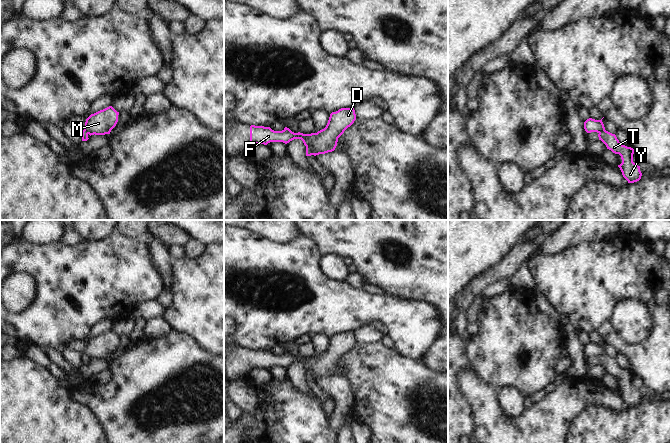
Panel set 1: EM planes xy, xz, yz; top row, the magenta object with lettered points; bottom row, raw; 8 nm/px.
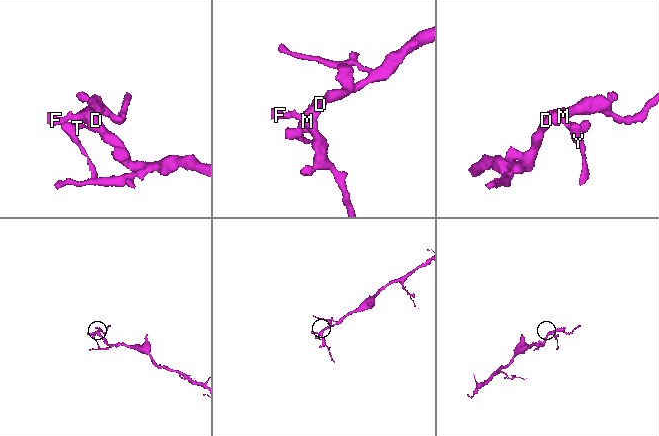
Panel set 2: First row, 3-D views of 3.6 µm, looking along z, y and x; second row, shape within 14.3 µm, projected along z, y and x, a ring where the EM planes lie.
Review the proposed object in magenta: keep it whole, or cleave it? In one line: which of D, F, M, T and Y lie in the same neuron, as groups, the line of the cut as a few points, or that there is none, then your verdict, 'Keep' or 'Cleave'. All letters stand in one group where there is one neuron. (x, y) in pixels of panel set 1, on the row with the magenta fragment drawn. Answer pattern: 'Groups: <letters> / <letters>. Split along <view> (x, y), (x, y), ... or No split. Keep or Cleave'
Groups: D F M / T Y. Split along yz (604, 129), (599, 133). Cleave.

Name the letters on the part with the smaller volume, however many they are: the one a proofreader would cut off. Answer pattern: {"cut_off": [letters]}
{"cut_off": ["T", "Y"]}

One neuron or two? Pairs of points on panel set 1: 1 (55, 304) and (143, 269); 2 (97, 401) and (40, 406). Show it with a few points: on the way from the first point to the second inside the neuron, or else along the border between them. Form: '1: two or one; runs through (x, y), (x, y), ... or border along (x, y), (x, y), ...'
1: one; runs through (77, 286), (121, 274)
2: two; border along (69, 388), (71, 397), (84, 404), (98, 418)

